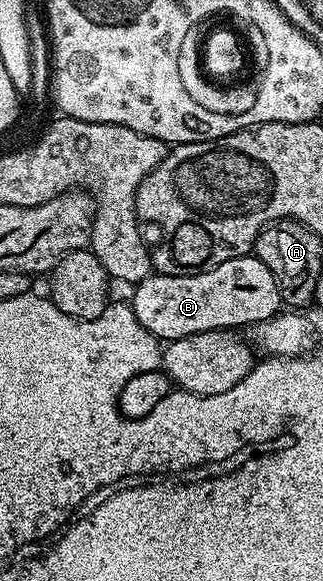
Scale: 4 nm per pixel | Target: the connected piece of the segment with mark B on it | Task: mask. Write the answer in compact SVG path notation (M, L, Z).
M254 254L220 262L220 266L200 274L151 274L139 282L133 292L132 307L140 326L144 326L151 337L158 339L159 336L162 342L201 332L237 330L241 324L253 326L277 316L283 307L276 278Z

